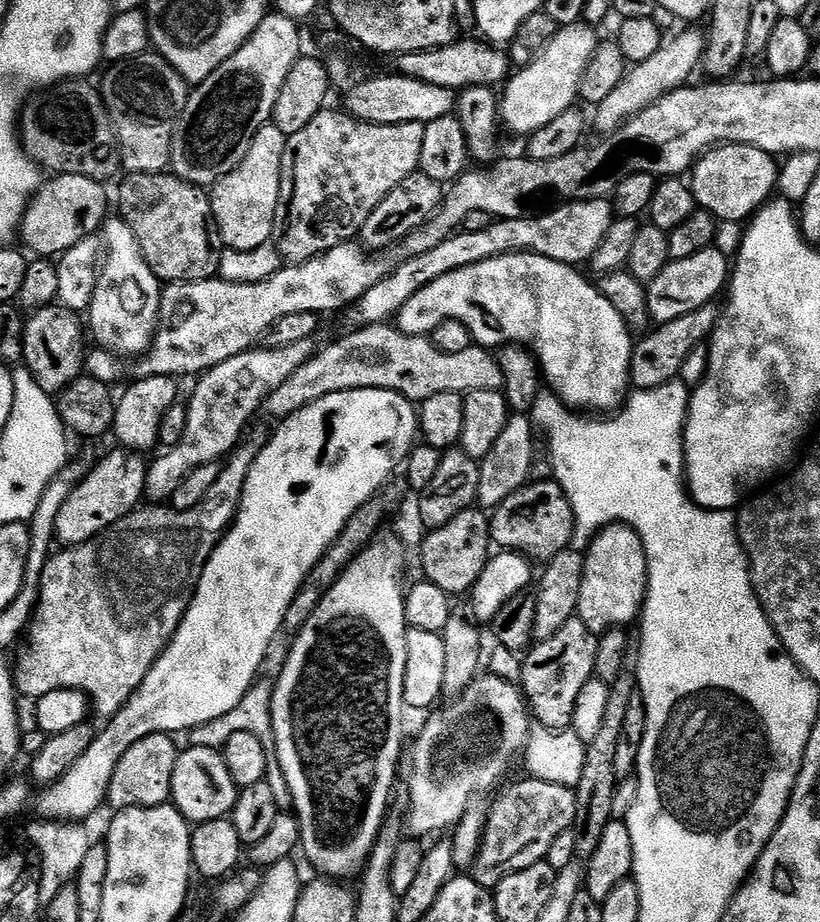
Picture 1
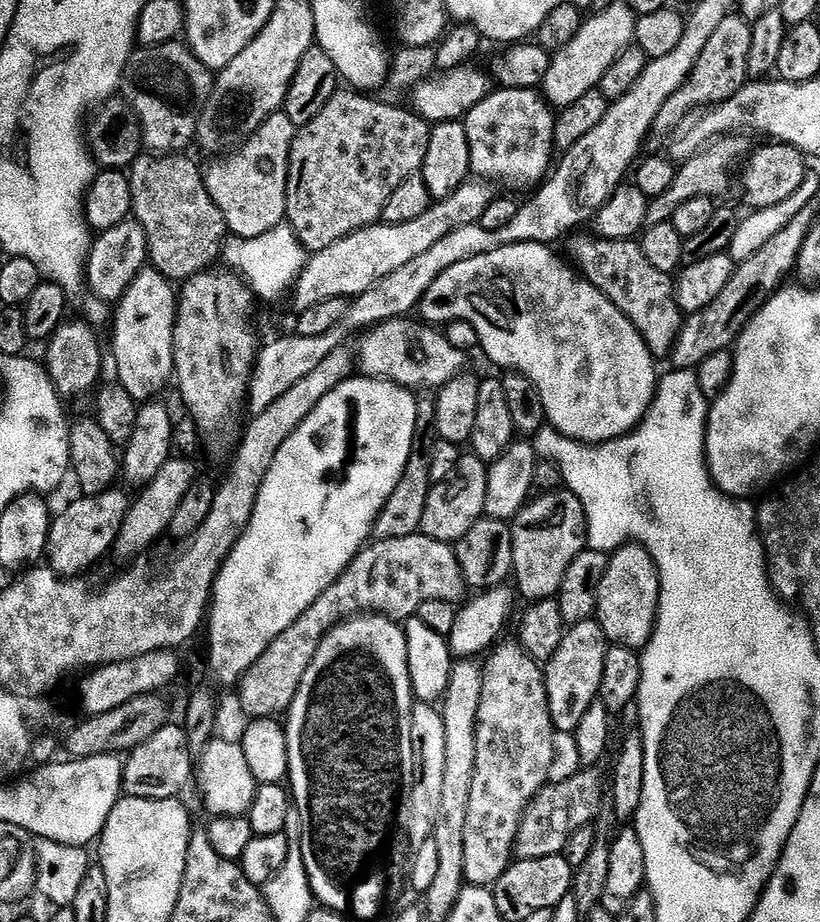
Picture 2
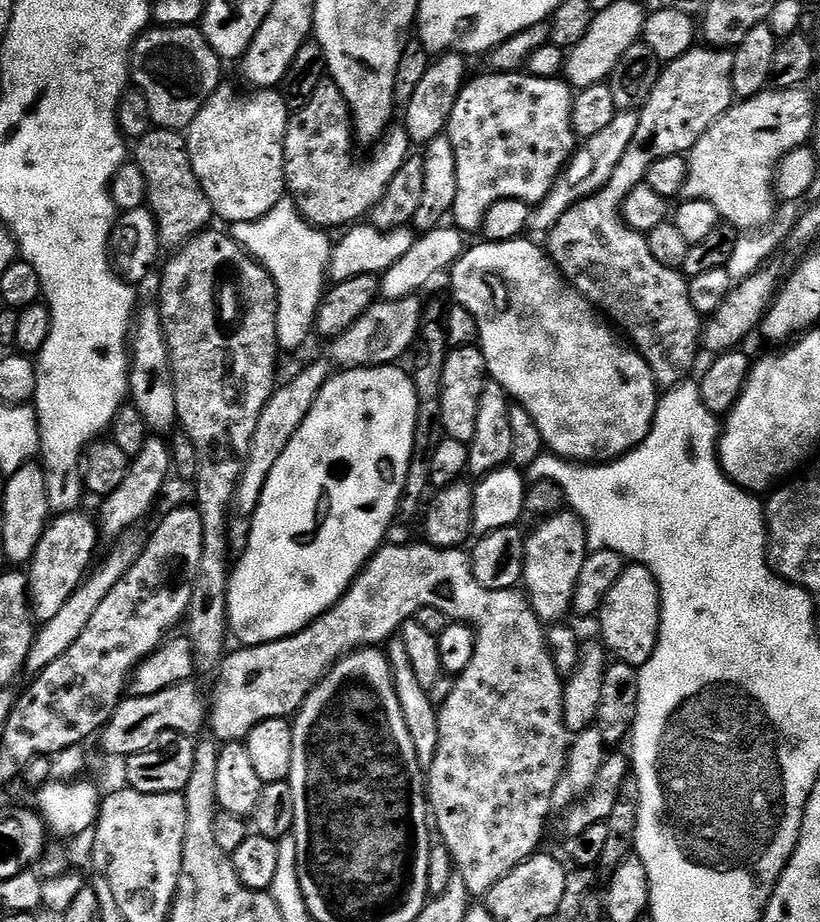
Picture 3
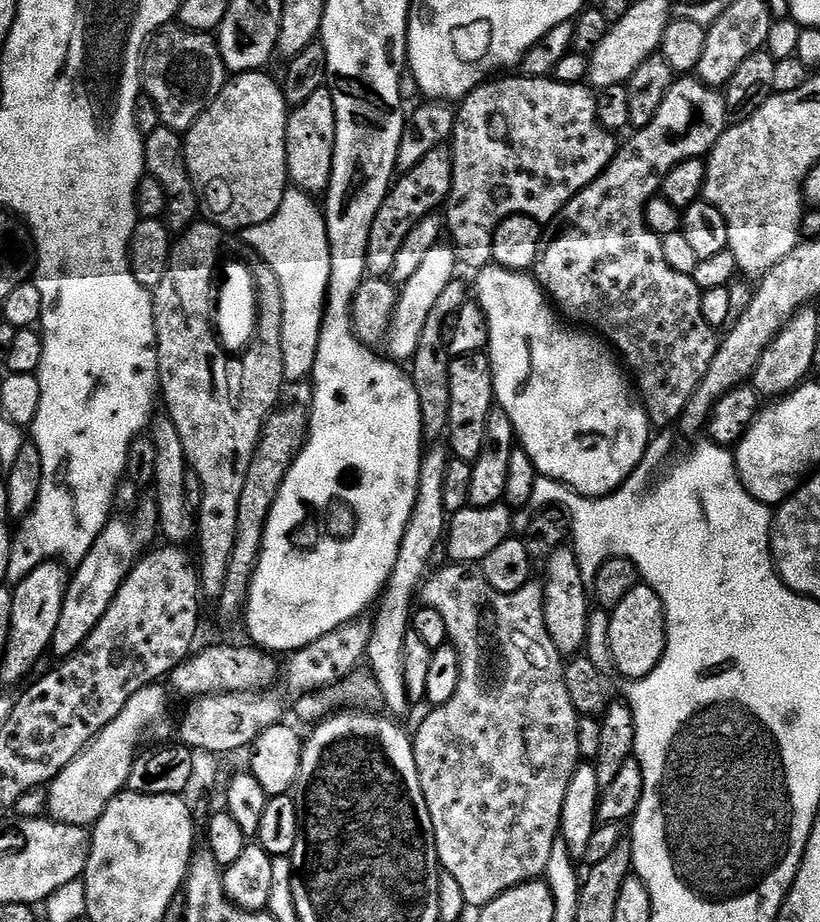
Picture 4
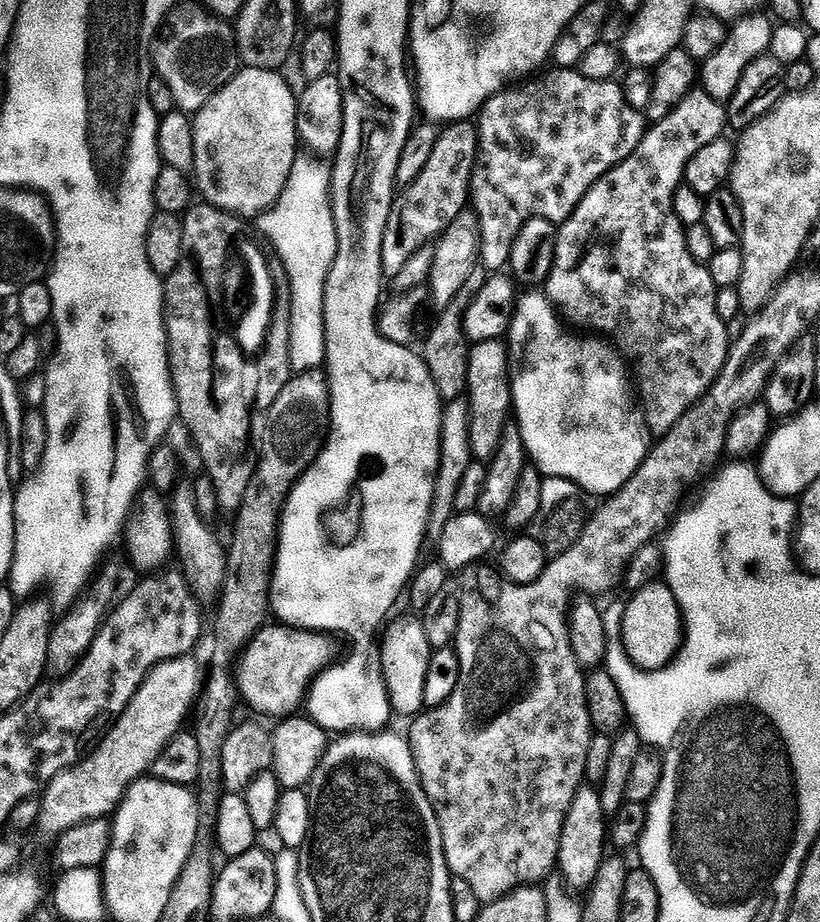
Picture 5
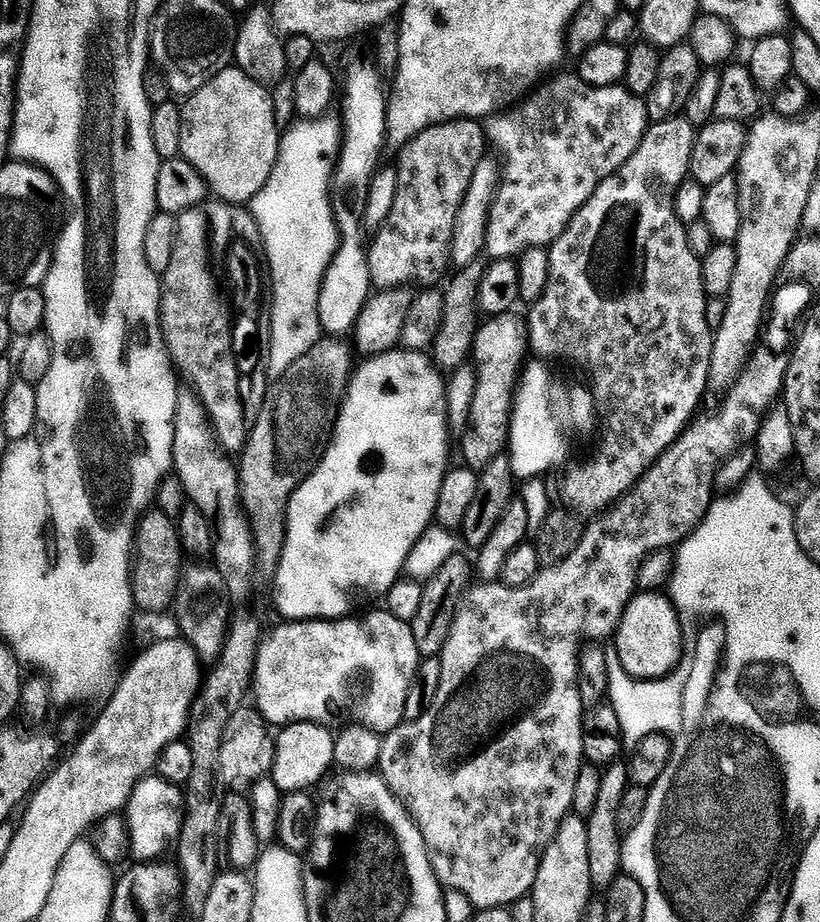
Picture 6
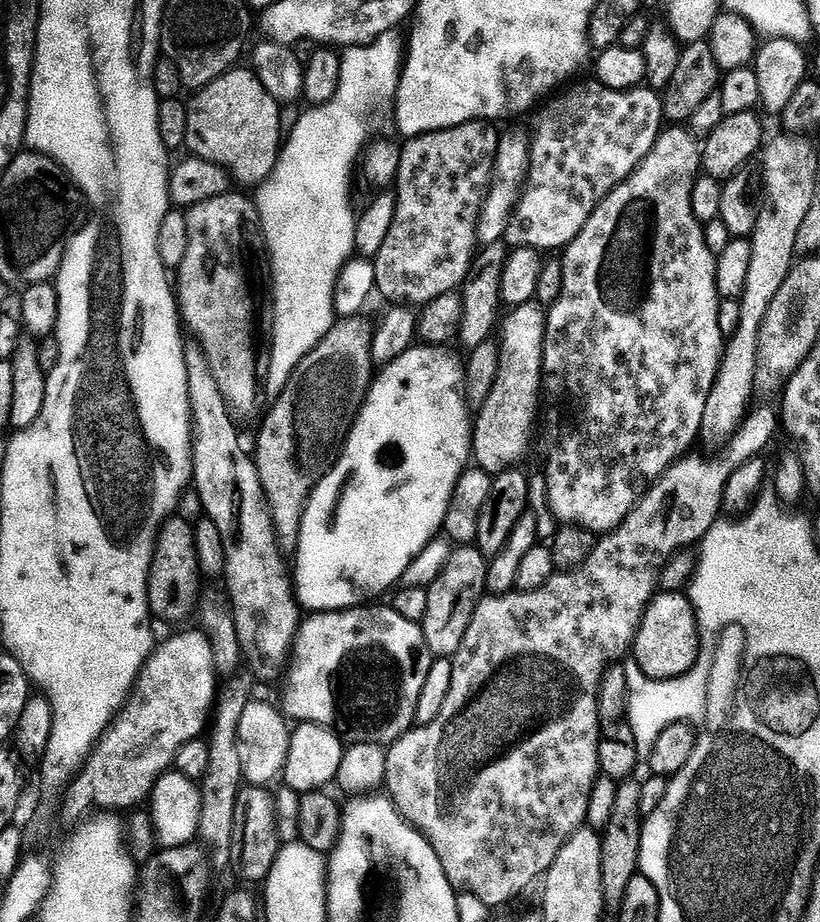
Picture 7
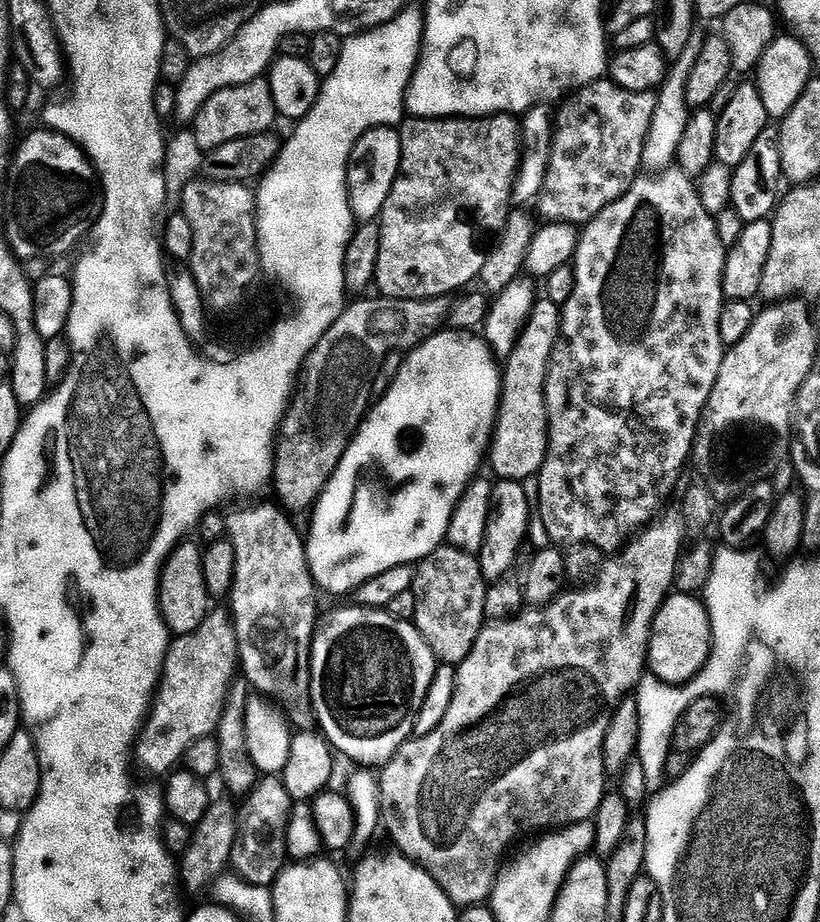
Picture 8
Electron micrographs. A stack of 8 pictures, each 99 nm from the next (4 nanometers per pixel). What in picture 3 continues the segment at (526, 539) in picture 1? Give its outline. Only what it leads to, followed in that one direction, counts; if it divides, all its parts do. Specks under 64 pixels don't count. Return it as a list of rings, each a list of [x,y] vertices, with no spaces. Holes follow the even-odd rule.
[[[559,510],[545,516],[527,537],[526,562],[524,563],[523,587],[530,597],[532,608],[545,623],[561,621],[573,607],[572,599],[576,594],[578,576],[588,553],[588,532],[584,522],[572,510]]]

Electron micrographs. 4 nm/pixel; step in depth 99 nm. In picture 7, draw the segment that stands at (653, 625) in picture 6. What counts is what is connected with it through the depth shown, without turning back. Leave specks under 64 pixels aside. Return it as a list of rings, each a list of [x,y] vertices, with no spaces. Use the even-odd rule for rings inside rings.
[[[663,592],[652,597],[630,649],[631,655],[636,655],[639,671],[651,680],[672,680],[689,675],[695,669],[702,649],[700,628],[696,624],[691,599],[676,592]]]

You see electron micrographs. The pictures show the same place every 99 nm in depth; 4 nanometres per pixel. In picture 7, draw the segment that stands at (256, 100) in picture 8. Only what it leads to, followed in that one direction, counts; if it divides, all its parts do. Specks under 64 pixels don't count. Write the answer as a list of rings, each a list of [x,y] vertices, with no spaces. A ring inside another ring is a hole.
[[[238,66],[225,76],[220,76],[213,84],[199,89],[196,96],[188,104],[188,117],[184,120],[184,140],[193,157],[197,160],[210,160],[223,164],[235,176],[237,181],[244,184],[259,186],[267,180],[268,175],[276,169],[276,161],[282,147],[282,132],[280,136],[281,105],[262,86],[255,71],[248,72],[243,66]]]

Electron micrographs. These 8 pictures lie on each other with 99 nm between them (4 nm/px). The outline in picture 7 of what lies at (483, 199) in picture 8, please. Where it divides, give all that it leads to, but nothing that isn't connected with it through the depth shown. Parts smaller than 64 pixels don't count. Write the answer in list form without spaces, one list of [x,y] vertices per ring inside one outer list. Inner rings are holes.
[[[468,120],[464,124],[459,124],[453,128],[443,128],[437,132],[423,132],[420,136],[413,136],[403,141],[400,148],[400,165],[396,175],[394,185],[394,195],[396,197],[396,209],[394,210],[394,220],[390,222],[390,234],[386,234],[386,242],[382,242],[382,250],[376,255],[374,261],[375,271],[375,291],[384,295],[392,306],[414,306],[410,304],[420,304],[427,306],[433,304],[435,300],[441,300],[443,296],[452,296],[467,281],[473,263],[478,255],[477,228],[480,224],[481,212],[484,209],[484,202],[488,198],[488,191],[494,183],[496,175],[496,155],[498,154],[499,140],[501,133],[496,132],[497,125],[492,122],[482,120]]]

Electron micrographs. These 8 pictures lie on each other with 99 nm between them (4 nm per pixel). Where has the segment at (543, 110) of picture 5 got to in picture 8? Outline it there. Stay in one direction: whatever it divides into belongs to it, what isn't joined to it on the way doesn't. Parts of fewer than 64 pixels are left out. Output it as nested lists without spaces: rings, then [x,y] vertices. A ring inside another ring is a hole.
[[[601,78],[584,88],[575,89],[559,105],[560,113],[557,111],[554,116],[548,173],[545,174],[544,188],[538,197],[540,212],[547,223],[573,226],[589,224],[599,212],[606,210],[606,206],[628,193],[630,186],[642,172],[644,143],[650,134],[650,124],[657,103],[658,96],[655,91],[634,93],[620,88],[611,79]]]

